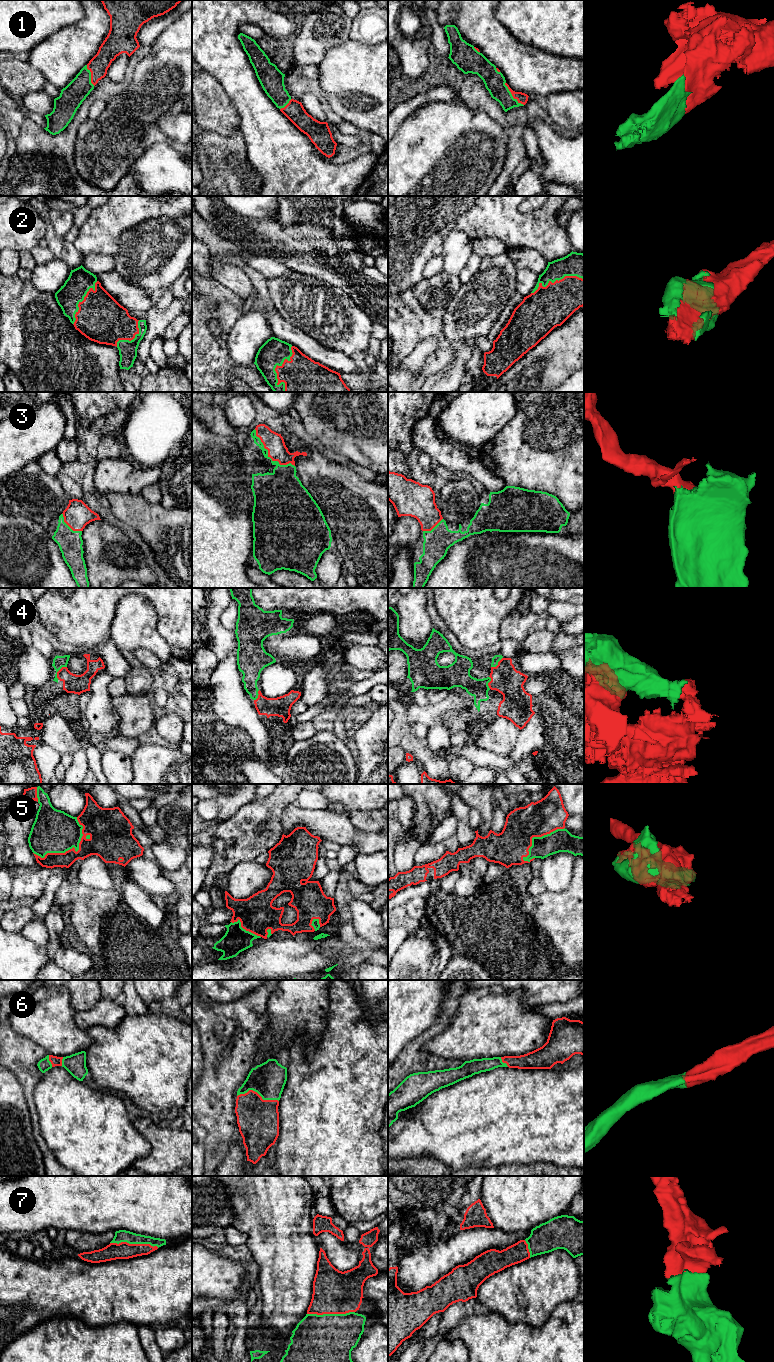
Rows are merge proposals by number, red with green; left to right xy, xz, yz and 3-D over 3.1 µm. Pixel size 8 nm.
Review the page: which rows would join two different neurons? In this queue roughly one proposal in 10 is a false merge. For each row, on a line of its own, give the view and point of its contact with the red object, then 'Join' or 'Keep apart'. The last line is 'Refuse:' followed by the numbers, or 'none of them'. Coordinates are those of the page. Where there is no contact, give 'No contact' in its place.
1: Touches red at yz (512, 95). Join
2: Touches red at xz (275, 368). Join
3: Touches red at xz (268, 455). Join
4: Touches red at xy (58, 671). Join
5: Touches red at xy (73, 847). Join
6: Touches red at xz (258, 1094). Join
7: Touches red at xy (134, 1244). Join
Refuse: none of them

